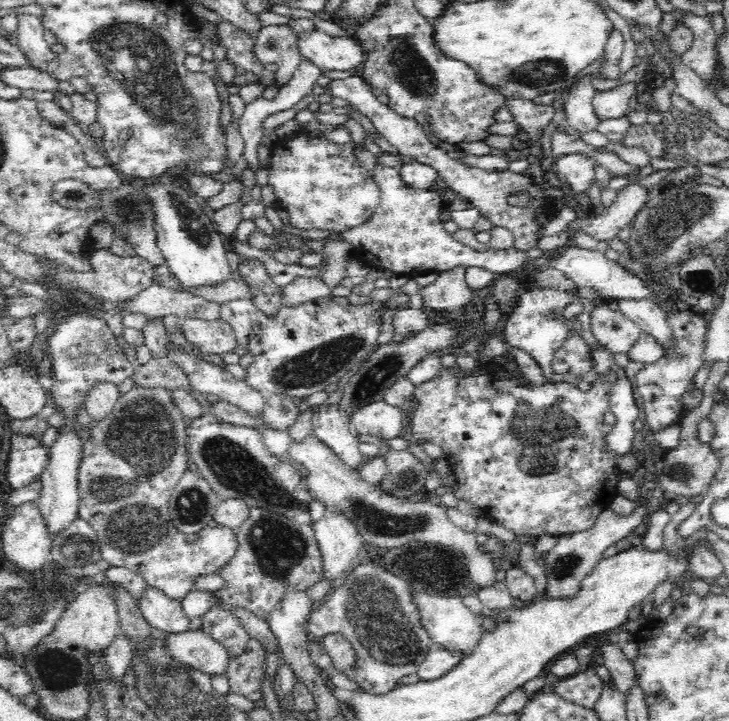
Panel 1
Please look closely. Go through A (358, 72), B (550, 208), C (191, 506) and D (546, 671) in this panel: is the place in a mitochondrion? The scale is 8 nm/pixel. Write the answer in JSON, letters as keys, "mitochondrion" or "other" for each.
{"A":"other","B":"other","C":"mitochondrion","D":"other"}

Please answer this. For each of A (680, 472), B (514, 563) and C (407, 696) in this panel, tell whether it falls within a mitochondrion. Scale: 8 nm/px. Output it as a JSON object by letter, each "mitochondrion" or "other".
{"A":"mitochondrion","B":"other","C":"other"}

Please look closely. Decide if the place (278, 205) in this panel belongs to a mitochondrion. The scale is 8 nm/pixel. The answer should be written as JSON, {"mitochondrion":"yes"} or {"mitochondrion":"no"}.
{"mitochondrion":"no"}

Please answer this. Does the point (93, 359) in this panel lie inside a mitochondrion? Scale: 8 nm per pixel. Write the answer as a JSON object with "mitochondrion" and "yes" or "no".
{"mitochondrion":"no"}

